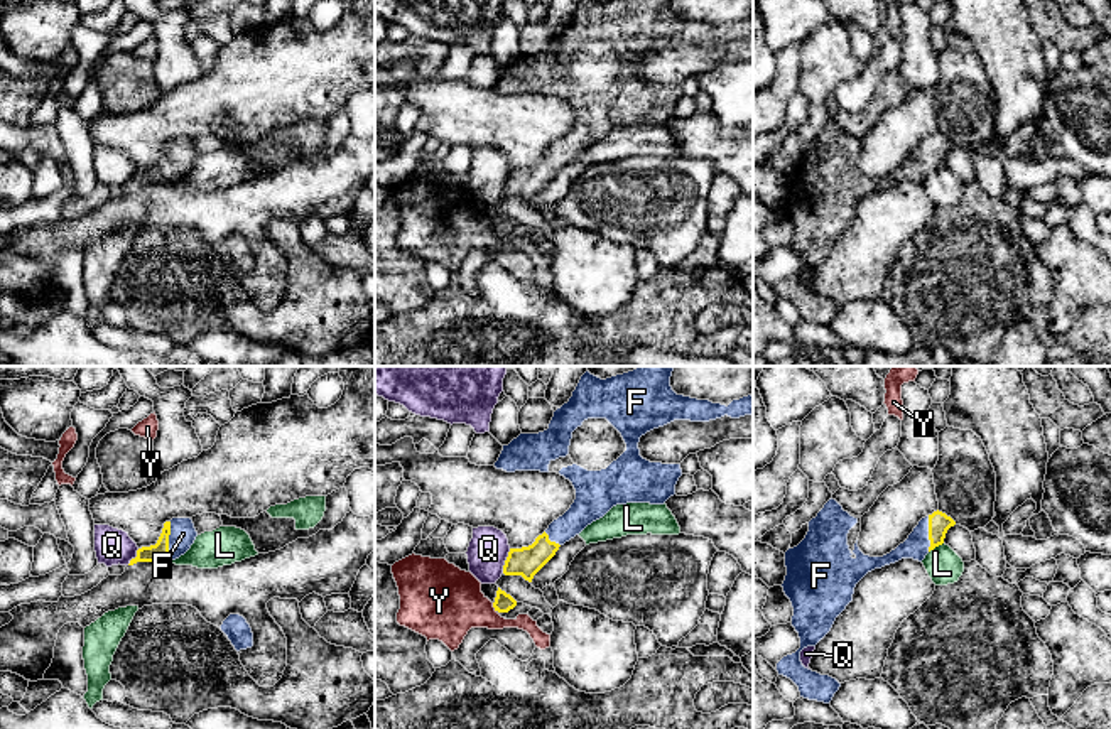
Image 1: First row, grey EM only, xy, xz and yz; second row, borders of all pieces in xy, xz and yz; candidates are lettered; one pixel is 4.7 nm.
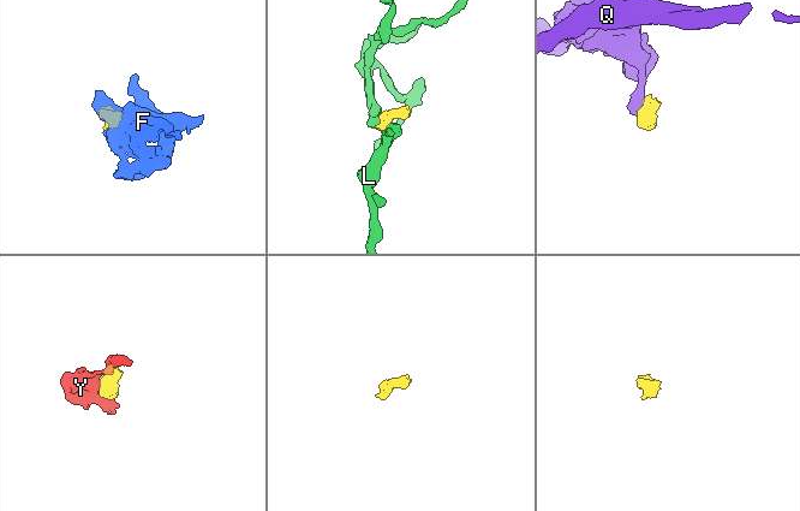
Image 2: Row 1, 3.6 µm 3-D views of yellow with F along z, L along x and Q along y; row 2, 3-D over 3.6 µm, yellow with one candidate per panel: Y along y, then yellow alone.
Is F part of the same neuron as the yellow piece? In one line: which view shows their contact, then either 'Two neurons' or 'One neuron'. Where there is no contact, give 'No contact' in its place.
Touches yellow in xy. One neuron

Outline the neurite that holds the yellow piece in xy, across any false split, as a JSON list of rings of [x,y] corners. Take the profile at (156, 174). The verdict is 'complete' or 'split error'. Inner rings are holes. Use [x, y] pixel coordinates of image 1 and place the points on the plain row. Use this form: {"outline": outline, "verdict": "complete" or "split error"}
{"outline": [[[172,140],[164,145],[162,155],[155,167],[142,169],[128,187],[137,184],[172,184],[184,177],[194,165],[198,154],[191,140]]], "verdict": "split error"}

